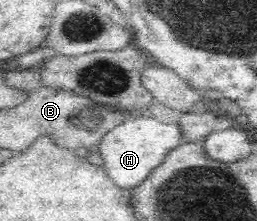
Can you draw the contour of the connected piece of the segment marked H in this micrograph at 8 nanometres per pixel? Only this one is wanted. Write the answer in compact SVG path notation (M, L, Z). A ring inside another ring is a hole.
M131 116L112 128L98 144L101 158L105 162L103 168L115 186L135 188L165 160L169 152L181 144L181 135L178 121L165 123L154 116Z

